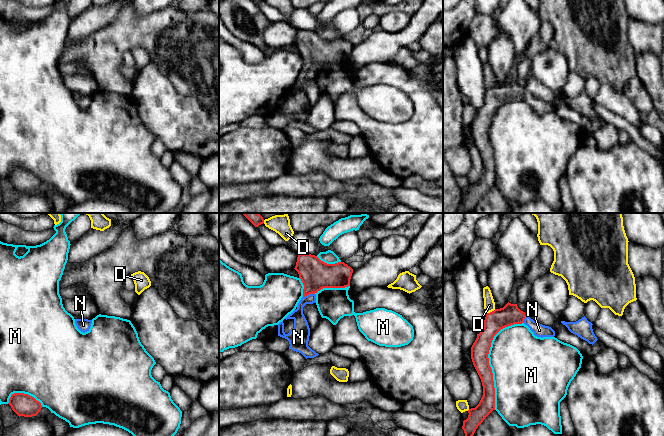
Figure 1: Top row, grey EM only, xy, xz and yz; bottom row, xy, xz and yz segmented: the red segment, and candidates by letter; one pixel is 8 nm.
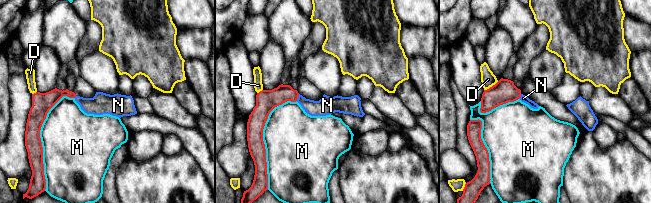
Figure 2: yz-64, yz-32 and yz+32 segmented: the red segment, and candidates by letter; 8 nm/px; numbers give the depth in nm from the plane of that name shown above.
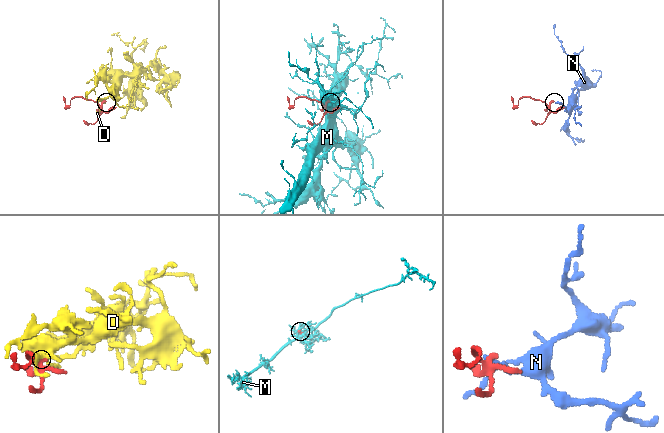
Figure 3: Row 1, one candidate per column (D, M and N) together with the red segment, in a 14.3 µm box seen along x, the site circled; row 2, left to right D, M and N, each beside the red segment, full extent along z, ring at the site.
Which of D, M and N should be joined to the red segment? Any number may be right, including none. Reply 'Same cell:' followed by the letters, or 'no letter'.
Same cell: N

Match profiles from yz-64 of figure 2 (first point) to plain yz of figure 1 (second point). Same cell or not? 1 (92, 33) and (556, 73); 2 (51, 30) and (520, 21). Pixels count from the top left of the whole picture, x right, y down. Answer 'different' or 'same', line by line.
1: different
2: same

